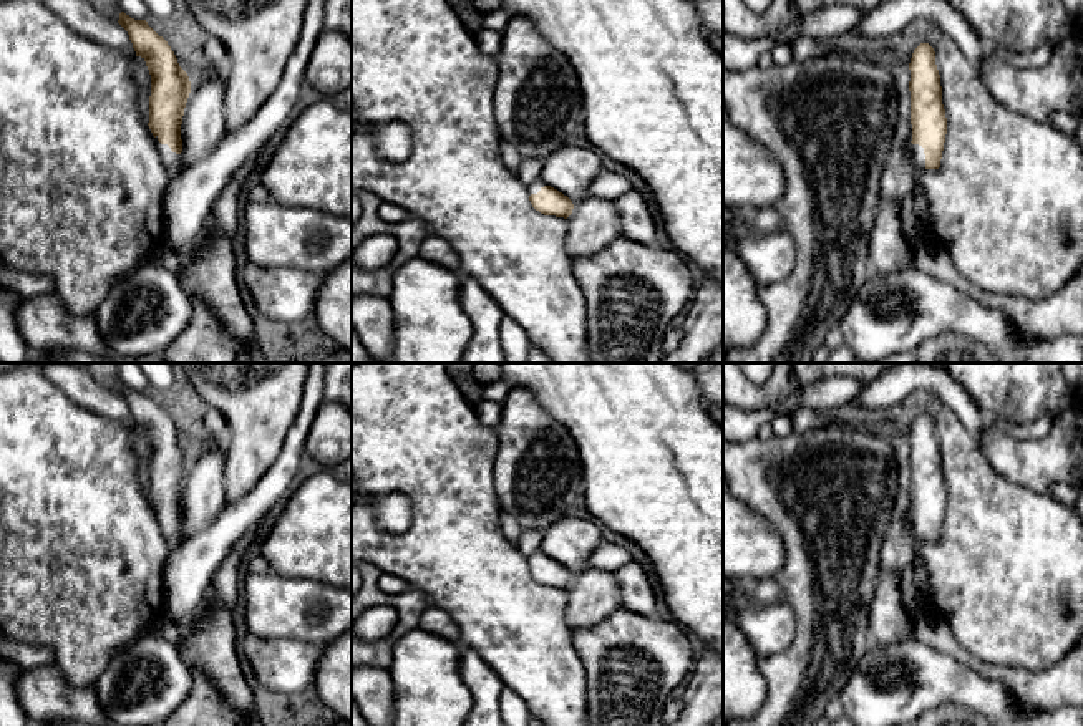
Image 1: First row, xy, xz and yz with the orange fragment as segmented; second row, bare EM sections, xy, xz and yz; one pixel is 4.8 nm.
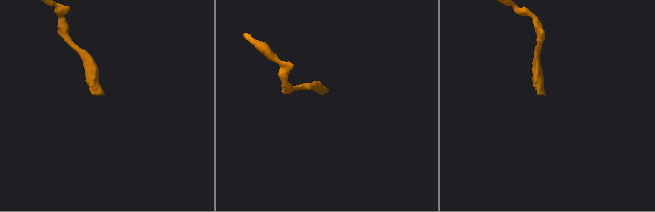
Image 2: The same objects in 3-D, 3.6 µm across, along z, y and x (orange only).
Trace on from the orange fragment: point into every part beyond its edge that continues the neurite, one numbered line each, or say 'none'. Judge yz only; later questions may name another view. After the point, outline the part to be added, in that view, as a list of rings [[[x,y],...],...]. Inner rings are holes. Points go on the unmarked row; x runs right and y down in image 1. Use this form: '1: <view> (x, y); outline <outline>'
1: yz (919, 529); outline [[[912,515],[912,525],[914,525],[914,534],[915,534],[915,544],[925,540],[925,525],[924,519],[919,515]]]

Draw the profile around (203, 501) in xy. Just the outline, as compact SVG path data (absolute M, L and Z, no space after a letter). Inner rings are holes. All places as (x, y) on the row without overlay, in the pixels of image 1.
M214 444L191 456L181 496L182 540L207 529L227 507L224 466L226 449Z

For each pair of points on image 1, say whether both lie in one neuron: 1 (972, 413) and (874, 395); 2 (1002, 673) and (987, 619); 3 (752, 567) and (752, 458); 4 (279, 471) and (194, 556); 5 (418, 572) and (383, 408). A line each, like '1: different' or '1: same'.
1: same
2: different
3: different
4: same
5: same

